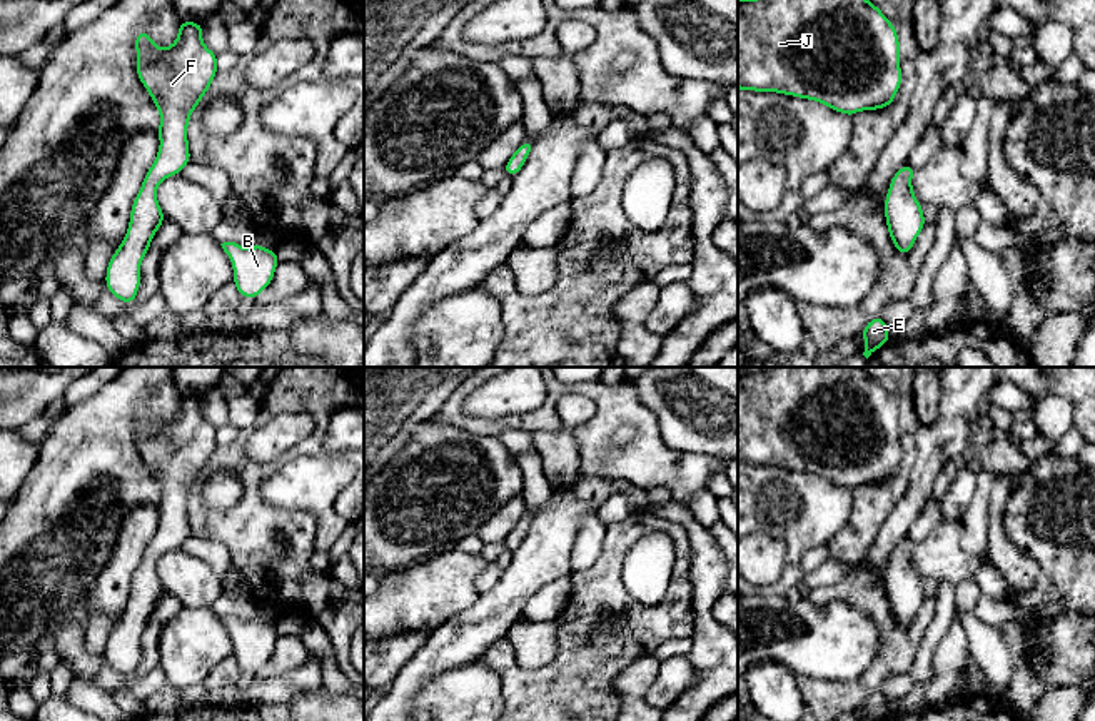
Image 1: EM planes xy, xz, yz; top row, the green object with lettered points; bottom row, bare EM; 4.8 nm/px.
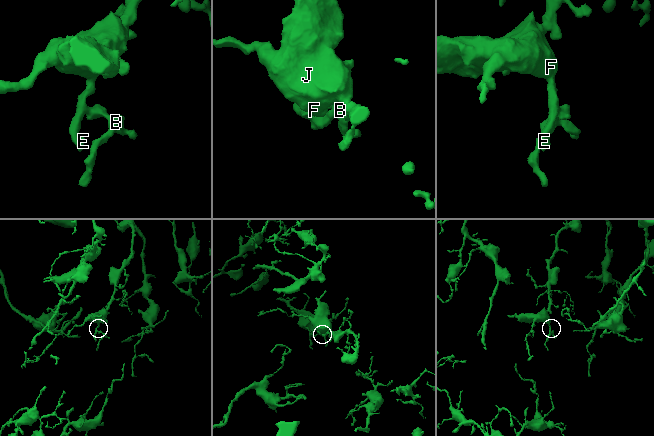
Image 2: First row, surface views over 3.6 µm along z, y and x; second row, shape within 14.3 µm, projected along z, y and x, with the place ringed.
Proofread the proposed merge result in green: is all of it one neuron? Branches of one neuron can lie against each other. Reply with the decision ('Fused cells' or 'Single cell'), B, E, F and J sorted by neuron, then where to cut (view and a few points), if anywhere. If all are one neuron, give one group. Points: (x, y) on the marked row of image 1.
Single cell. Groups: B E F J. No split

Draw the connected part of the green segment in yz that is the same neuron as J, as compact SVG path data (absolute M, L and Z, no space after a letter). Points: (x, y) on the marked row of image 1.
M738 0L738 88L821 102L853 115L886 108L901 85L893 23L868 0Z

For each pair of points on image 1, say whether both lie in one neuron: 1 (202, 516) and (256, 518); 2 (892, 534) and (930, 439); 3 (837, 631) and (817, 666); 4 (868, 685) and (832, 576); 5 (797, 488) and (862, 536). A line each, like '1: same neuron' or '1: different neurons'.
1: same neuron
2: same neuron
3: same neuron
4: different neurons
5: different neurons

